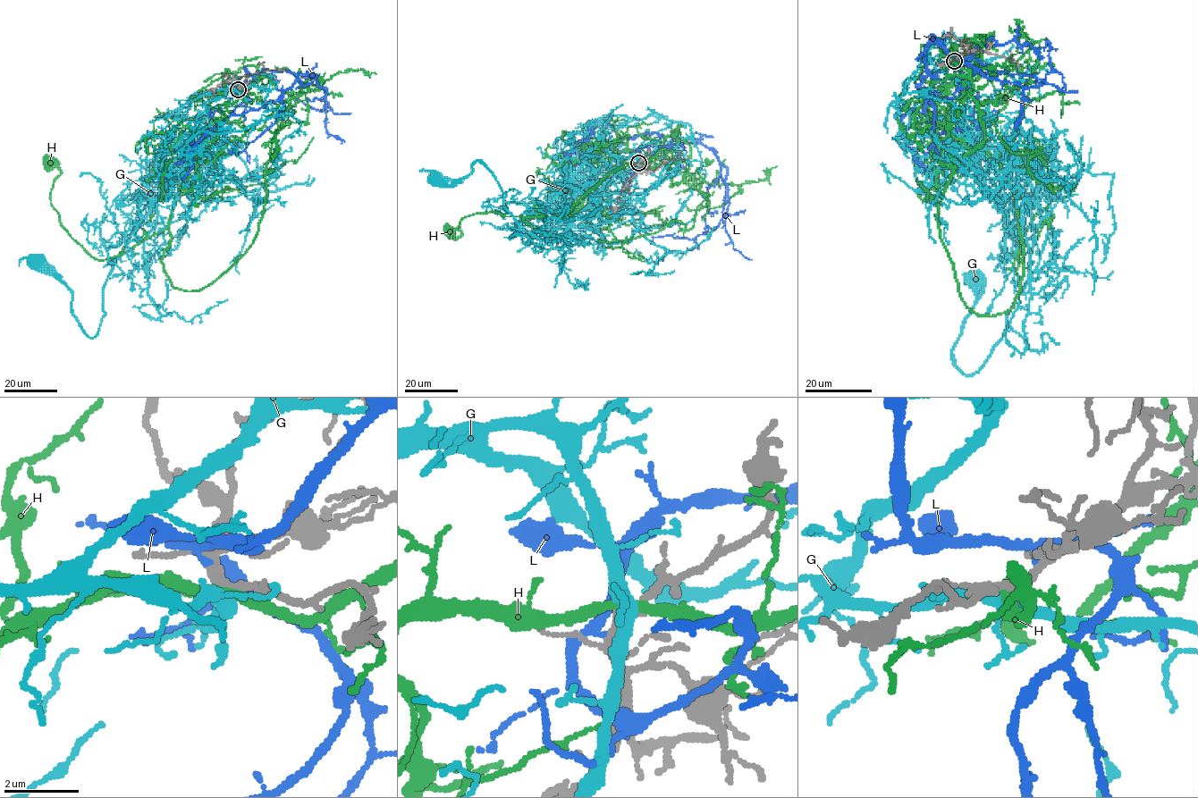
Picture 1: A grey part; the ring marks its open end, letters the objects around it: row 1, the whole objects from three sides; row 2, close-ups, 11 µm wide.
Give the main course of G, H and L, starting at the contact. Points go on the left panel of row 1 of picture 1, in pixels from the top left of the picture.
G: (238, 89), (198, 96), (178, 114), (164, 146), (165, 187), (108, 275), (93, 338), (69, 289), (33, 259)
H: (238, 89), (209, 98), (169, 225), (117, 255), (93, 258), (62, 224), (47, 163)
L: (237, 87), (265, 70), (297, 76), (275, 102), (229, 115), (202, 138), (189, 157), (162, 177)

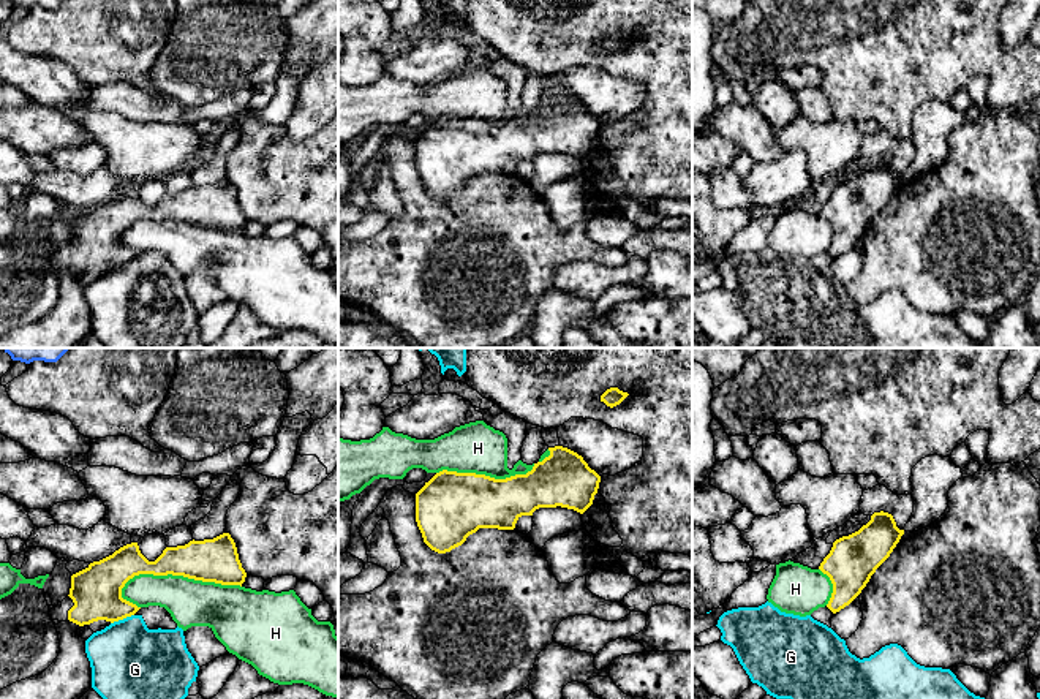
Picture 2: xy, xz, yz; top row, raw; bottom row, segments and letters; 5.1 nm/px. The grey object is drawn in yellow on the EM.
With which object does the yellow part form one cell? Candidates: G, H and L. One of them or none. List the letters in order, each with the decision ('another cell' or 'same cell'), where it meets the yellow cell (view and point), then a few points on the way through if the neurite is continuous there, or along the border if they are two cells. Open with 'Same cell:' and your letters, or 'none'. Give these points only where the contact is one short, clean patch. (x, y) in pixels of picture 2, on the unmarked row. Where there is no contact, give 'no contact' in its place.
Same cell: none
G: another cell; contact xy (122, 264); border xy (133, 260), (111, 269)
H: another cell; contact xy (176, 220)
L: another cell; no contact

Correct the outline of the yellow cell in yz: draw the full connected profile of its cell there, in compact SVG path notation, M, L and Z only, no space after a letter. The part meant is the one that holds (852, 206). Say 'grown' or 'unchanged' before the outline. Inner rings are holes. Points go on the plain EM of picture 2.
unchanged; M880 157L874 158L871 166L858 177L833 188L830 199L819 212L819 215L827 220L833 229L833 239L827 250L833 259L849 251L861 239L876 215L890 202L902 180L904 176L896 172L893 161Z

